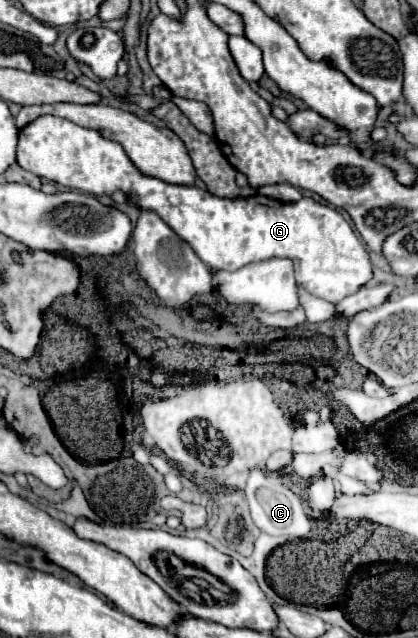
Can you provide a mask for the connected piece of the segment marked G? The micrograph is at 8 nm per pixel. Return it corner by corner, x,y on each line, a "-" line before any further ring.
42,115
30,125
26,125
20,131
20,139
18,139
18,165
38,177
44,177
58,185
78,189
82,193
90,193
96,197
112,195
116,189
124,191
124,195
130,197
134,203
138,203
140,209
156,211
214,271
220,271
220,269
236,271
242,265
252,263
252,261
286,257
286,259
292,259
294,263
296,283
308,293
320,299
326,299
330,303
338,303
340,299
356,293
360,287
364,287
372,279
372,263
370,263
366,245
356,237
348,221
334,207
316,203
314,199
306,199
306,197
302,197
296,203
284,203
278,199
264,197
260,193
250,195
250,197
240,197
240,199
224,199
196,185
170,185
160,179
142,175
132,165
132,161
126,157
124,149
118,143
108,141
102,135
98,135
98,131
84,129
68,119

